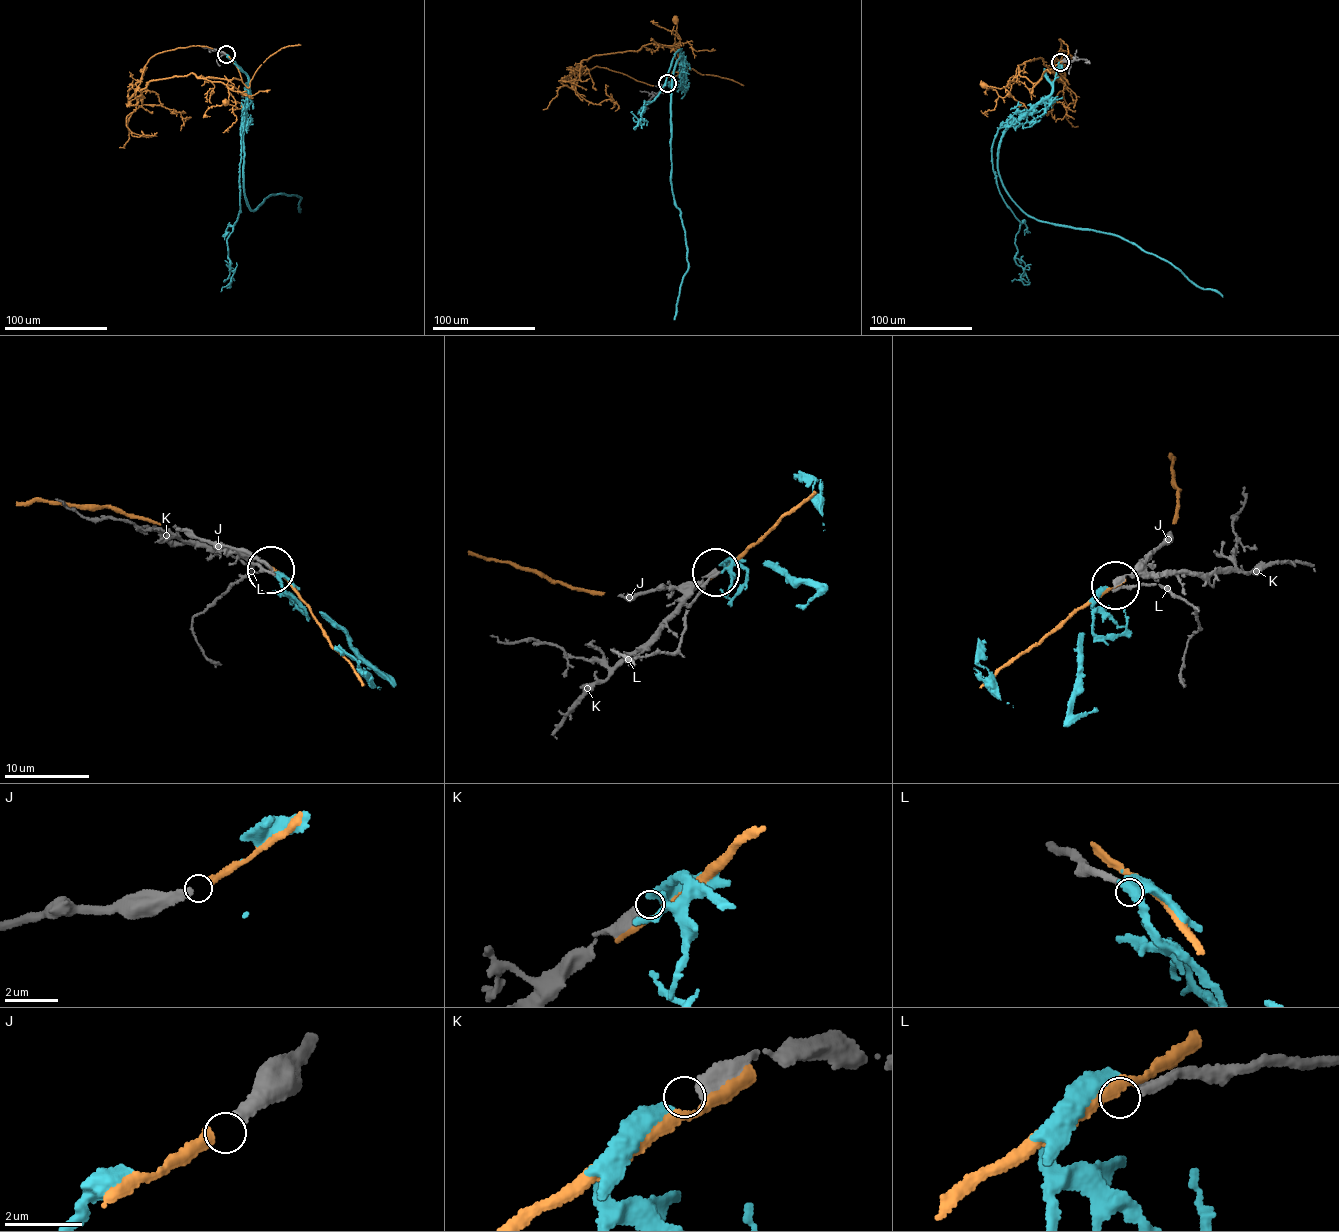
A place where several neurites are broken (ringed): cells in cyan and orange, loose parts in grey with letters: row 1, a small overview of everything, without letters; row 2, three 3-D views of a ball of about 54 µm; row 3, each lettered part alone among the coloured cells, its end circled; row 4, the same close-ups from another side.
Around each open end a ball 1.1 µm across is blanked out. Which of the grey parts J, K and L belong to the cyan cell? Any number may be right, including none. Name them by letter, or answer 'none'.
K

